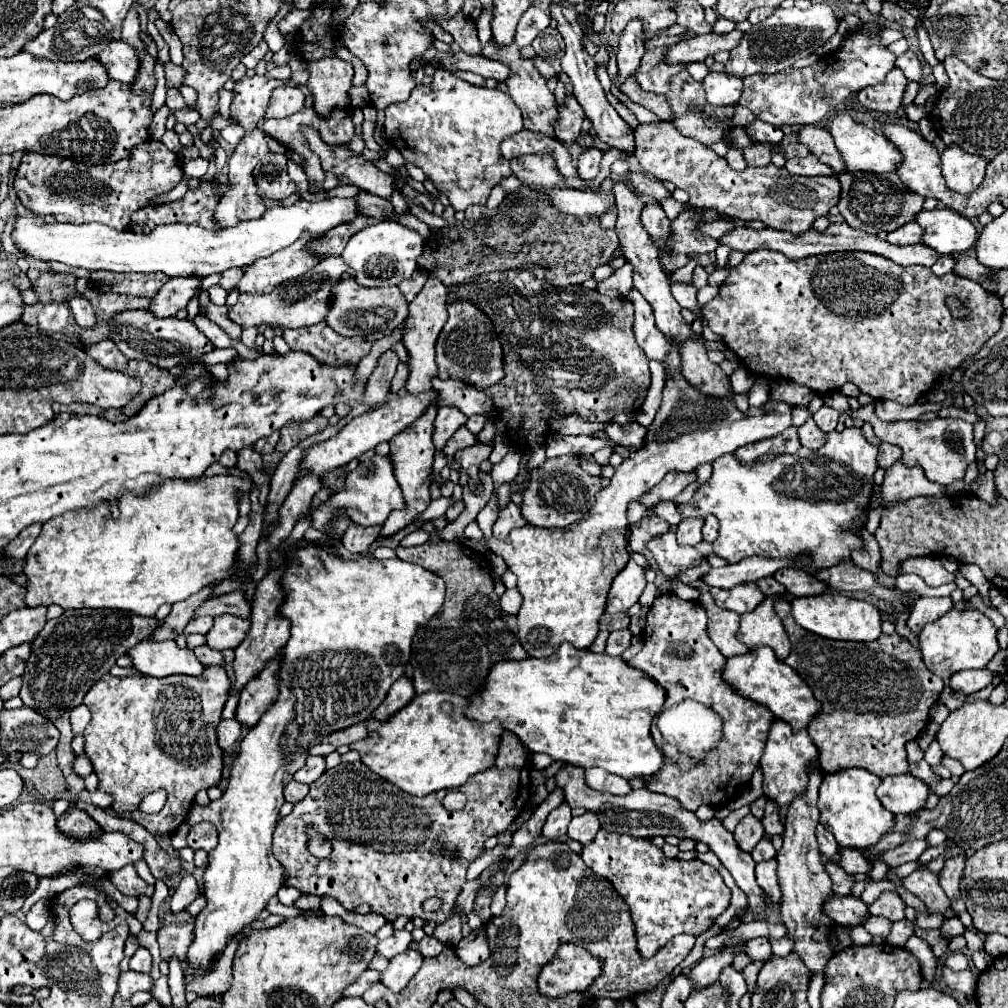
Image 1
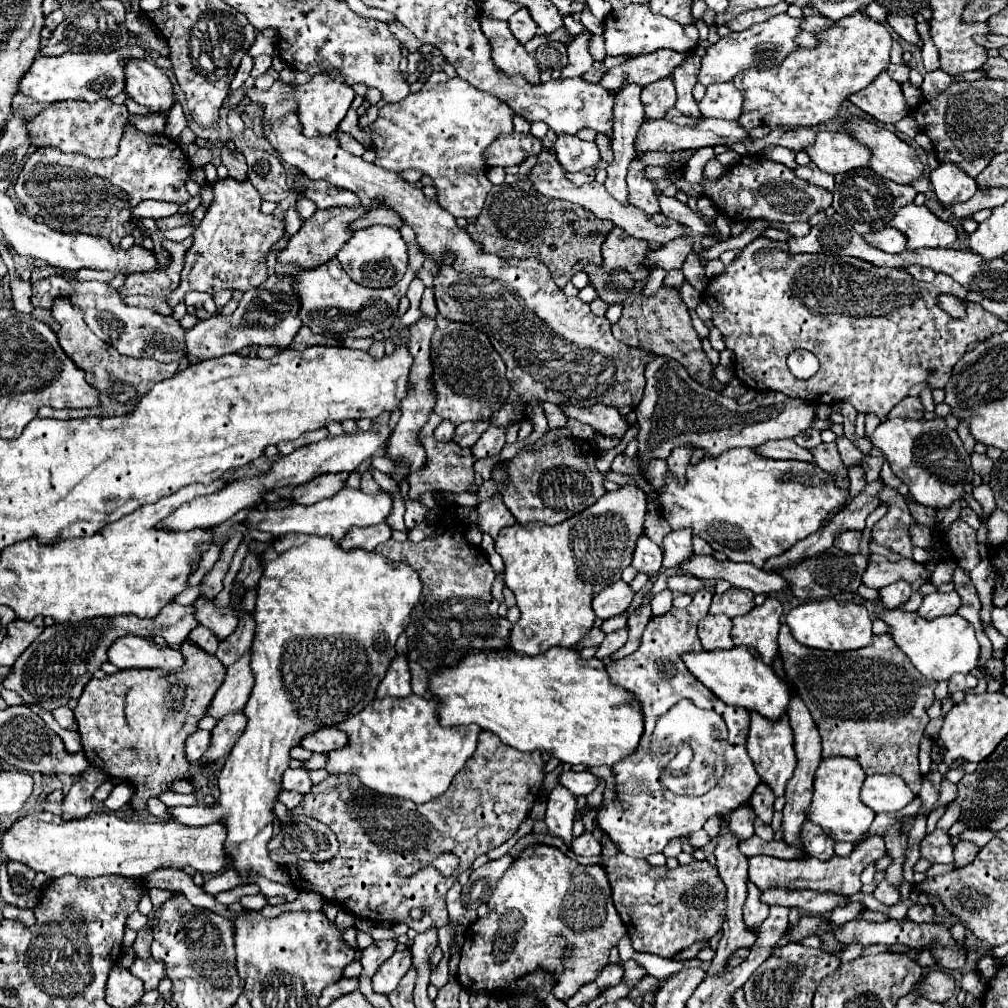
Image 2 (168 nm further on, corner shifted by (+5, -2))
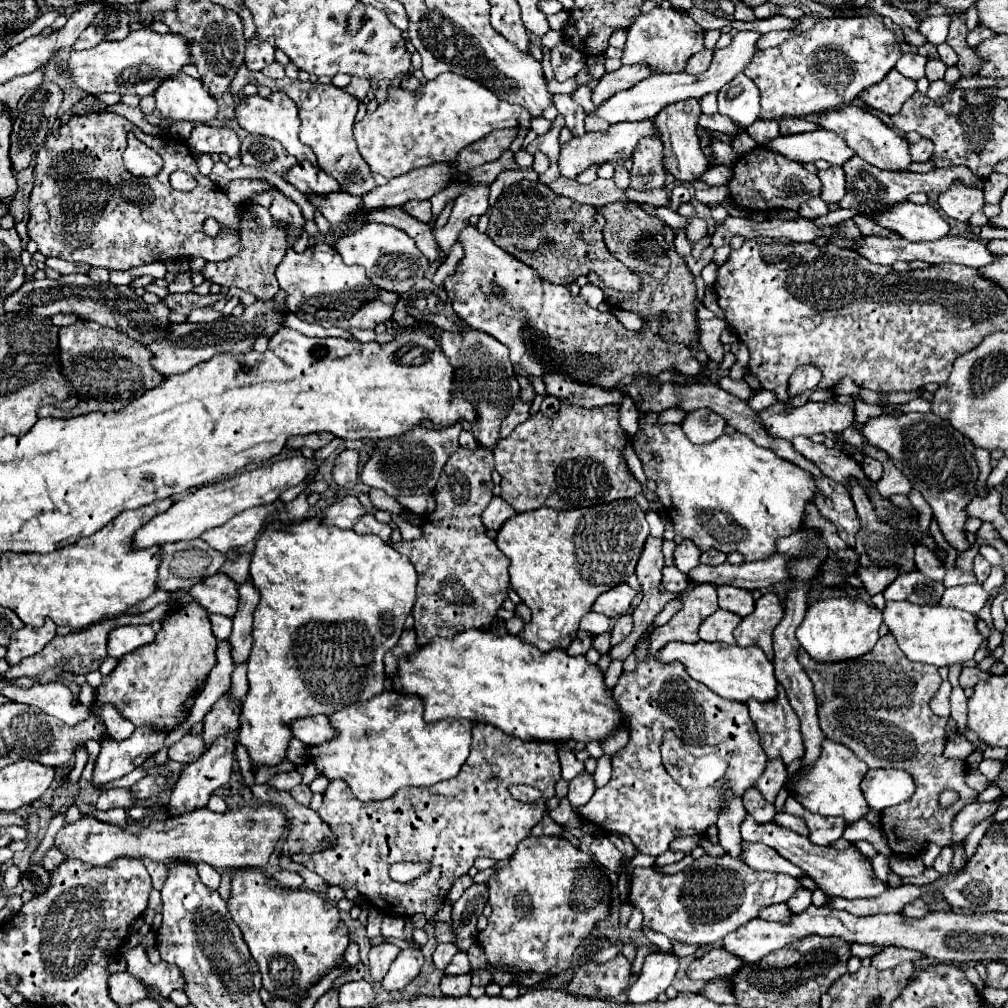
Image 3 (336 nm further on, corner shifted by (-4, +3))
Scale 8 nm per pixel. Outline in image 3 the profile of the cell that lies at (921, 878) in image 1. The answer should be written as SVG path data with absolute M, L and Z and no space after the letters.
M922 898L914 900L912 904L908 904L908 906L902 910L902 914L908 916L908 918L922 918L922 916L928 914L928 912L930 912L930 906L928 906Z

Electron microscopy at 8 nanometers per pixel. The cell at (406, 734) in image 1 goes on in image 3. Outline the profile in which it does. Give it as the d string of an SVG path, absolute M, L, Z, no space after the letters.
M384 690L364 704L352 704L328 718L336 726L338 736L328 744L312 746L312 762L328 780L344 780L362 802L384 800L400 788L428 788L456 778L470 754L472 722L424 722L420 696Z

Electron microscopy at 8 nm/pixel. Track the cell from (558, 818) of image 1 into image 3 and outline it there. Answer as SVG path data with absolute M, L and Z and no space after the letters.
M588 774L588 776L580 776L580 780L572 780L572 782L570 782L568 800L570 800L570 806L572 806L572 810L574 810L576 816L580 816L578 810L582 808L582 804L586 804L586 802L592 798L594 790L596 790L596 788L594 788L592 774Z

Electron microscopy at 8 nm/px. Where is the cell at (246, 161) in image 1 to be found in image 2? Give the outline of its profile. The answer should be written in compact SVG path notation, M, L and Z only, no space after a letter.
M223 179L215 185L215 199L193 235L195 241L185 255L181 285L167 297L169 305L177 305L189 291L205 291L213 295L221 289L239 289L245 293L267 281L269 269L265 255L285 235L285 223L275 215L263 215L259 207L261 197L249 181Z

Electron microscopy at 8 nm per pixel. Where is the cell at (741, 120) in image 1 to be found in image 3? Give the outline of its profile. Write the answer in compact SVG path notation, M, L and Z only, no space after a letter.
M700 50L698 54L694 54L688 62L686 62L686 66L684 66L684 72L686 74L692 74L692 76L698 76L698 74L702 74L704 70L708 70L708 64L710 64L710 60L712 60L712 50Z

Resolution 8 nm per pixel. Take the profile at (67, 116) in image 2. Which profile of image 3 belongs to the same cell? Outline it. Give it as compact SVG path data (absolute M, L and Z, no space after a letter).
M82 96L72 108L70 108L70 114L72 116L86 116L86 114L98 114L98 112L104 112L108 106L104 102L100 102L98 96Z

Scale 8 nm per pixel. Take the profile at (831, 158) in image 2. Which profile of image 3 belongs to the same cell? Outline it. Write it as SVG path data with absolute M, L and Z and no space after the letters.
M818 128L814 132L796 134L796 136L778 136L768 144L768 150L780 152L796 162L816 162L826 160L834 166L842 166L856 152L832 130Z

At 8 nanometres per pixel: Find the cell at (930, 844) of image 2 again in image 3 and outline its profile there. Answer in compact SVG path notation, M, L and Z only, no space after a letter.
M972 802L964 806L952 822L952 846L964 842L966 836L972 832L972 828L978 822L990 818L994 812L996 812L996 802Z

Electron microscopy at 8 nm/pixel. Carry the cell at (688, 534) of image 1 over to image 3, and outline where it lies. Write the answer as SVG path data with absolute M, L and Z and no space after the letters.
M682 540L676 548L674 548L674 564L676 568L680 568L682 572L690 572L692 568L696 568L700 564L700 548L696 548L696 544L692 540Z

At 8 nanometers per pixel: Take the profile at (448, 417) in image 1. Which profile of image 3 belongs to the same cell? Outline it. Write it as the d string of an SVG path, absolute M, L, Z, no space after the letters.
M452 424L448 428L426 430L424 426L414 426L396 438L378 440L374 456L362 468L362 480L370 488L380 488L394 498L410 496L410 494L432 494L436 480L446 464L448 456L458 448L460 426Z

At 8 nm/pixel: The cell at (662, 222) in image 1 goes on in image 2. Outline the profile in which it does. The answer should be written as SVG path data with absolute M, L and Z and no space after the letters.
M633 159L629 165L627 199L635 207L641 207L647 215L659 213L659 201L657 201L655 185L645 177L645 165L639 159Z

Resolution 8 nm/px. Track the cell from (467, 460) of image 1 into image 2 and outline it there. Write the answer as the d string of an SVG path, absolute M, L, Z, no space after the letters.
M489 425L489 429L481 435L481 439L471 447L473 455L477 459L481 457L497 457L505 445L505 427L495 427Z

